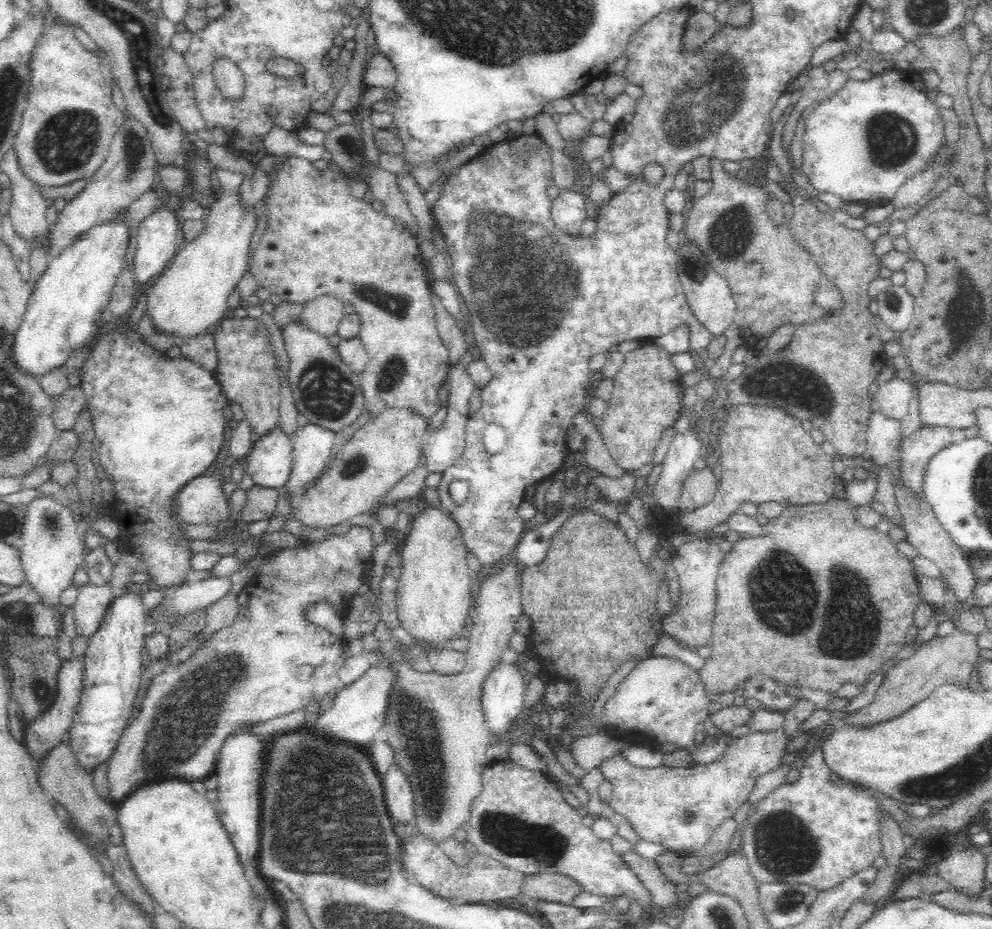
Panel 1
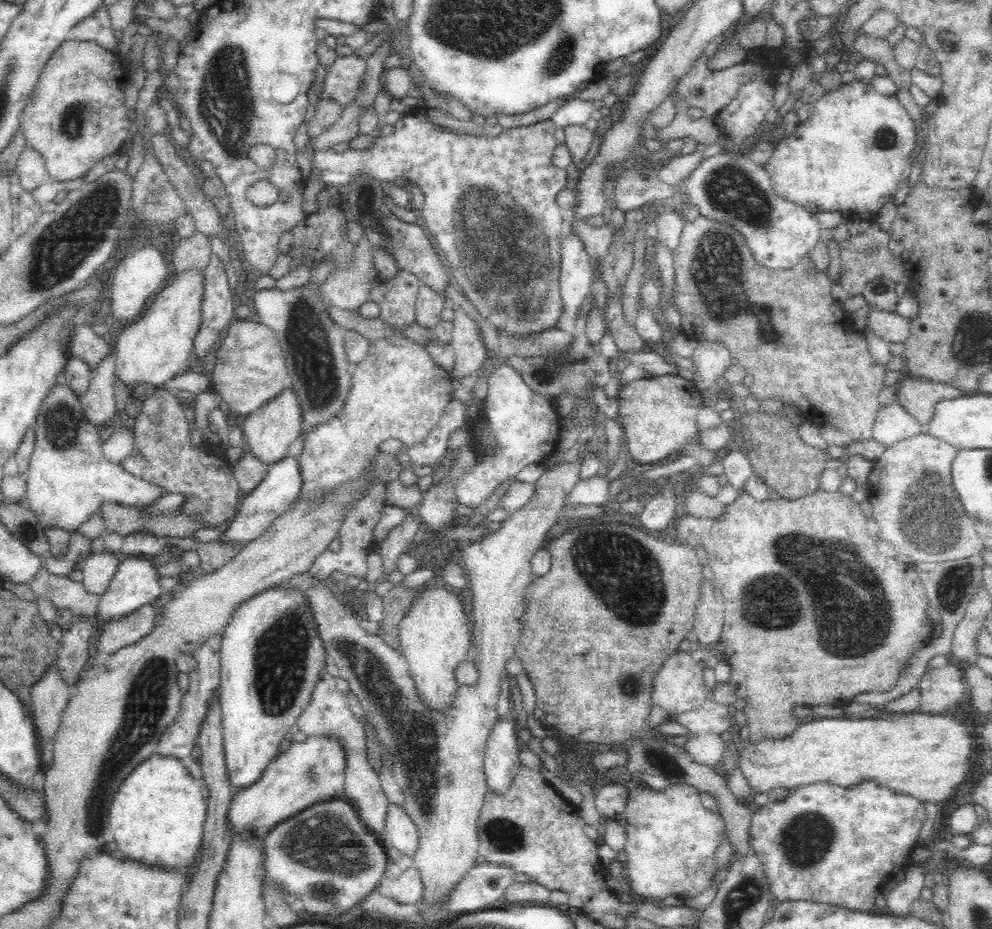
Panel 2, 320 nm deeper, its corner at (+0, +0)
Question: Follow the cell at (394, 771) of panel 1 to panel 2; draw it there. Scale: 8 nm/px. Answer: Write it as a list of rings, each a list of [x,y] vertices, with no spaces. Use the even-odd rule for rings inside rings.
[[[392,802],[387,804],[383,831],[389,845],[396,848],[401,855],[412,857],[416,852],[419,841],[417,828],[402,805]]]

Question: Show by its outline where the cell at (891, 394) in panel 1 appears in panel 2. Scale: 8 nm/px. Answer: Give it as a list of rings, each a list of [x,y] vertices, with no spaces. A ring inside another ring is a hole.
[[[898,400],[882,405],[872,432],[872,438],[888,448],[891,444],[923,431],[923,426]]]

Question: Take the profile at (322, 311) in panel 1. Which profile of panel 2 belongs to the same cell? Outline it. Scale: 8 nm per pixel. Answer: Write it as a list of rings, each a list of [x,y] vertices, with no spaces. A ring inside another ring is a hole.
[[[366,236],[360,238],[356,262],[349,270],[333,269],[319,292],[322,298],[340,310],[355,310],[367,300],[369,286],[376,282],[378,272],[373,266],[372,247]]]

